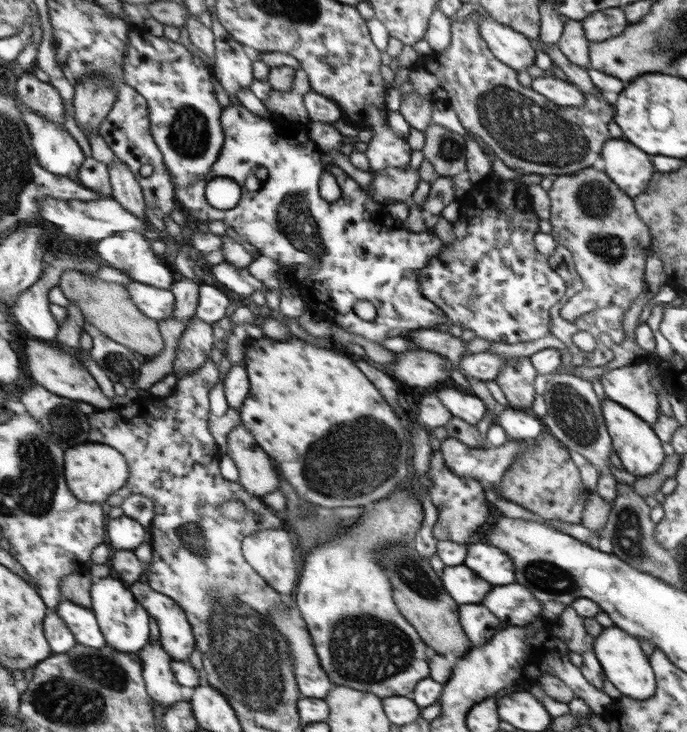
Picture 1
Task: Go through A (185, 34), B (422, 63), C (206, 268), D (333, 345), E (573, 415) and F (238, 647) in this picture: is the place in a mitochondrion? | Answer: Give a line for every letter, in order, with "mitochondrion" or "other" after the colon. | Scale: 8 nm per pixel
A: other
B: other
C: other
D: other
E: mitochondrion
F: mitochondrion

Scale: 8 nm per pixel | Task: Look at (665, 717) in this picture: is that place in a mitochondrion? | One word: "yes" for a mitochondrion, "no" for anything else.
no

